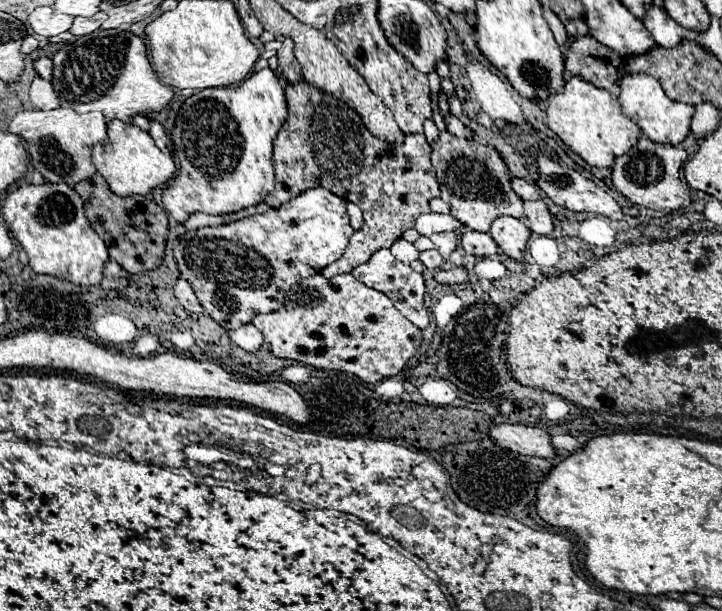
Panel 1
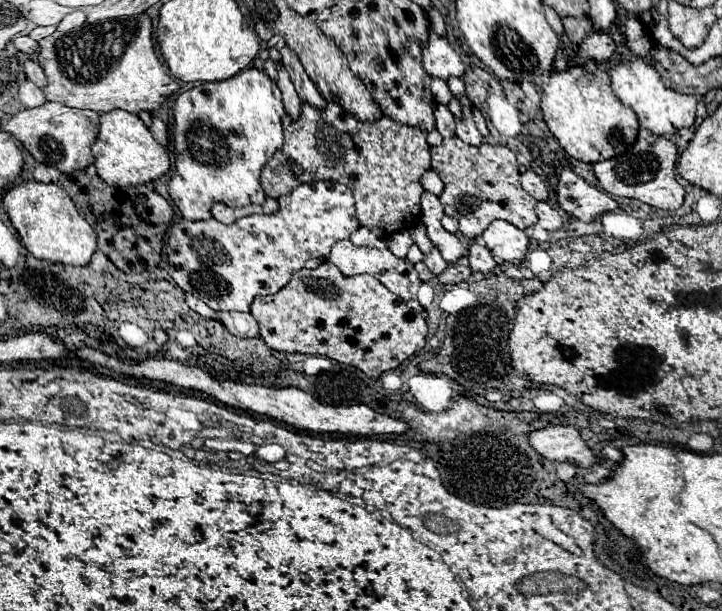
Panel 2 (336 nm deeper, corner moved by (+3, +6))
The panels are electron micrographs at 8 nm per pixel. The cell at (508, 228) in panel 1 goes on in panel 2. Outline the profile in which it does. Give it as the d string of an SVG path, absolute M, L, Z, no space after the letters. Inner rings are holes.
M505 220L491 222L489 228L483 232L483 240L497 258L511 264L521 264L529 248L529 238L525 236L525 232Z

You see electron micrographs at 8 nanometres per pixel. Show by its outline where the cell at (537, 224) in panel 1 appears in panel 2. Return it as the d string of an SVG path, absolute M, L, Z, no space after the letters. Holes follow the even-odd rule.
M537 202L535 212L537 212L537 218L539 218L539 224L545 230L553 232L553 230L559 230L563 226L563 220L561 220L559 212L555 208L551 208L547 202Z

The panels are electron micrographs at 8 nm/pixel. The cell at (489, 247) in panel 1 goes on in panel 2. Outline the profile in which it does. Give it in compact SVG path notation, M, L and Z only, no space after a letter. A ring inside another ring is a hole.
M473 242L469 248L469 268L473 272L483 272L489 274L493 272L493 268L497 266L493 254L487 250L487 246L483 246L481 242Z

